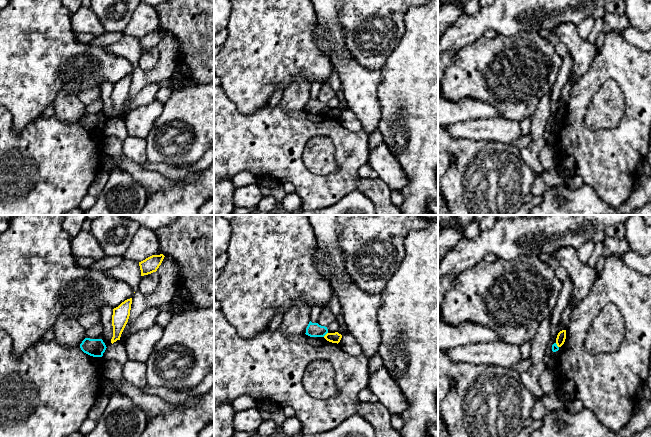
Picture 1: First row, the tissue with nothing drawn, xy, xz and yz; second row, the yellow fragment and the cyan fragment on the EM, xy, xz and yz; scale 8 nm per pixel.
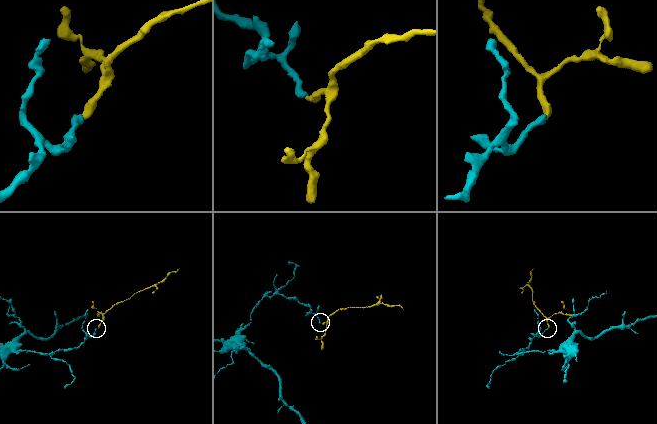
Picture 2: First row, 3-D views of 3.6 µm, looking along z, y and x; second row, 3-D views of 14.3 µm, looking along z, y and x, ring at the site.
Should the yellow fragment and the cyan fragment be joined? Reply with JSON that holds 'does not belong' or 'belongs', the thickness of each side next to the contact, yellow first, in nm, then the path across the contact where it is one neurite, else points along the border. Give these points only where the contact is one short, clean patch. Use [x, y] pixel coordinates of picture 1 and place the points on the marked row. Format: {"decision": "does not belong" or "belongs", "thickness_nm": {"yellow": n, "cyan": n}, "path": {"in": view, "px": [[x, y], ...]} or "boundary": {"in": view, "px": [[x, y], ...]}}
{"decision": "does not belong", "thickness_nm": {"yellow": 80, "cyan": 110}, "boundary": {"in": "xz", "px": [[327, 332], [323, 336]]}}

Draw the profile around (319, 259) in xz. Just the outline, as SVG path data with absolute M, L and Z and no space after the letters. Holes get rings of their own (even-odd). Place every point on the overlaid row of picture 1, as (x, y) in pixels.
M317 241L316 247L315 247L315 253L313 255L312 261L315 265L318 273L323 277L323 279L325 279L326 281L328 281L331 284L331 290L332 290L333 294L336 295L335 289L334 289L332 281L331 281L331 272L327 265L327 256L321 250L321 247L320 247L318 241Z

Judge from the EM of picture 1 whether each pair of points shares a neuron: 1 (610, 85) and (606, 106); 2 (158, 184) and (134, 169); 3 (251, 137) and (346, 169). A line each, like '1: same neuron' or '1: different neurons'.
1: same neuron
2: same neuron
3: same neuron

